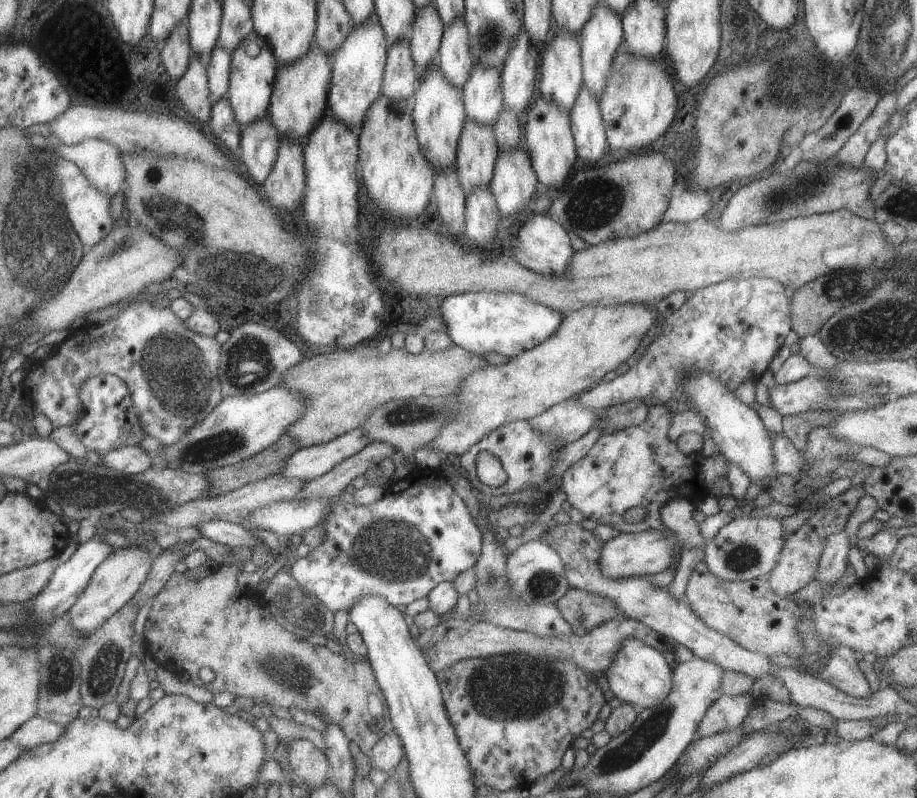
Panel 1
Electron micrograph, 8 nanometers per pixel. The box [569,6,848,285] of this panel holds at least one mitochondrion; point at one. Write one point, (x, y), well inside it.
(787, 84)

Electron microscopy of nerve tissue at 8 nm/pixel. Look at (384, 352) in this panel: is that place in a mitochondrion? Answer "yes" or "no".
no

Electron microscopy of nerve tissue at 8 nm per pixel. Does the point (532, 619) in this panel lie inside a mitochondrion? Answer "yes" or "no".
yes

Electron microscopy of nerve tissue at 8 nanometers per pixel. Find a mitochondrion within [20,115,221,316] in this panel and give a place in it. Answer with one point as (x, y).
(125, 243)

